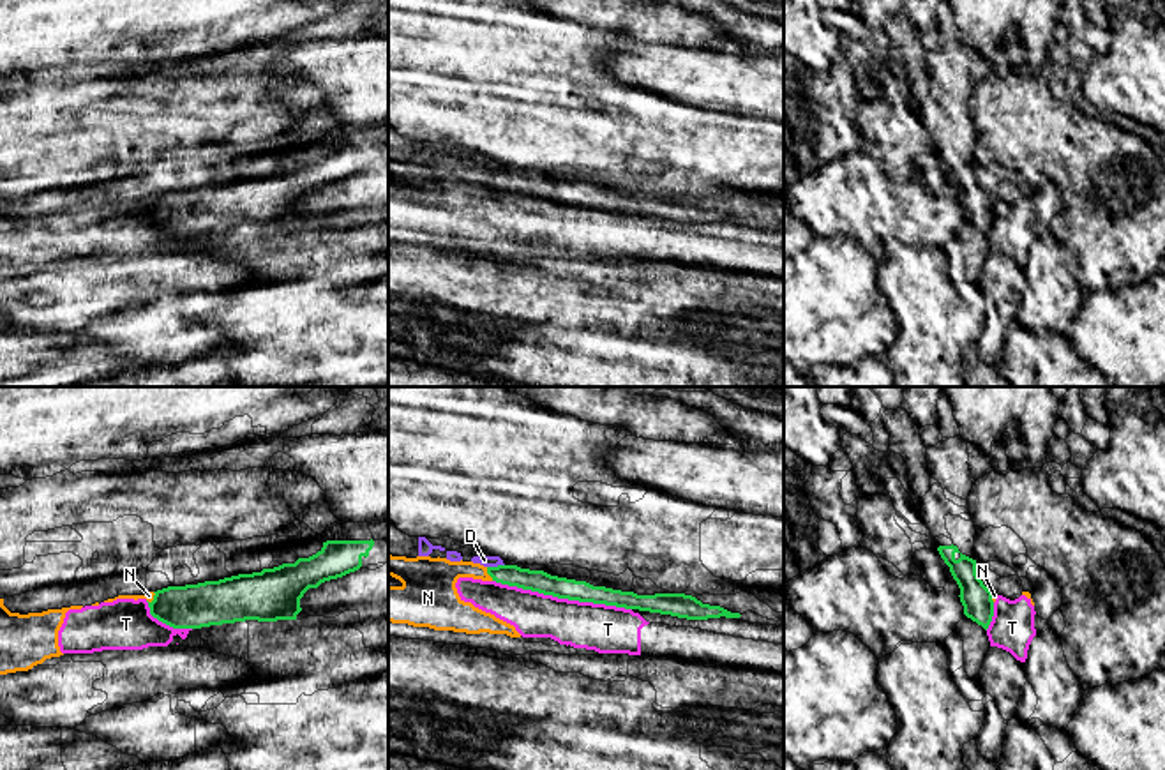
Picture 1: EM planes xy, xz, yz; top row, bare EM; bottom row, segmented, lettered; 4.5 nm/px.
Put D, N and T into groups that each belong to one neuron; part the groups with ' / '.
D / N T

